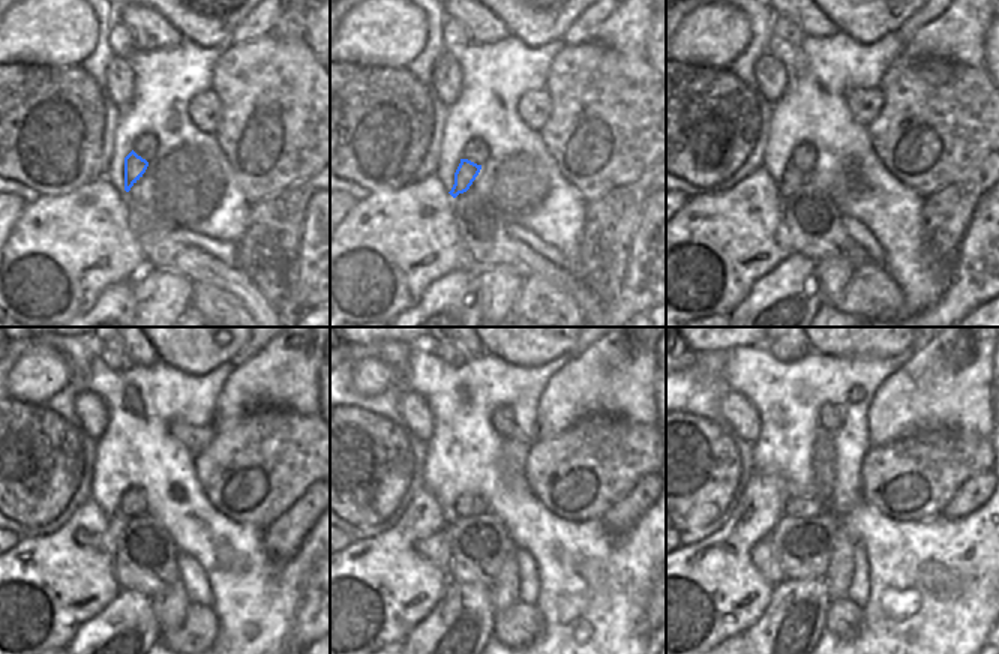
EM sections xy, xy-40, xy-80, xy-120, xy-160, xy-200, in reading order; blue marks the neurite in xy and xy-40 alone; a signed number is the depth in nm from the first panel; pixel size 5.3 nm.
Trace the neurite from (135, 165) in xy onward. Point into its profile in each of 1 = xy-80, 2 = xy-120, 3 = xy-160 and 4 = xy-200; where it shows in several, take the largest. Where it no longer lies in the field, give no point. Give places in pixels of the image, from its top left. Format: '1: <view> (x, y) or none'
1: xy-80 (794, 179)
2: xy-120 (117, 521)
3: xy-160 (435, 549)
4: xy-200 (764, 557)

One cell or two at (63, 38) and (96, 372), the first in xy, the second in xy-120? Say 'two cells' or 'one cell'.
two cells

